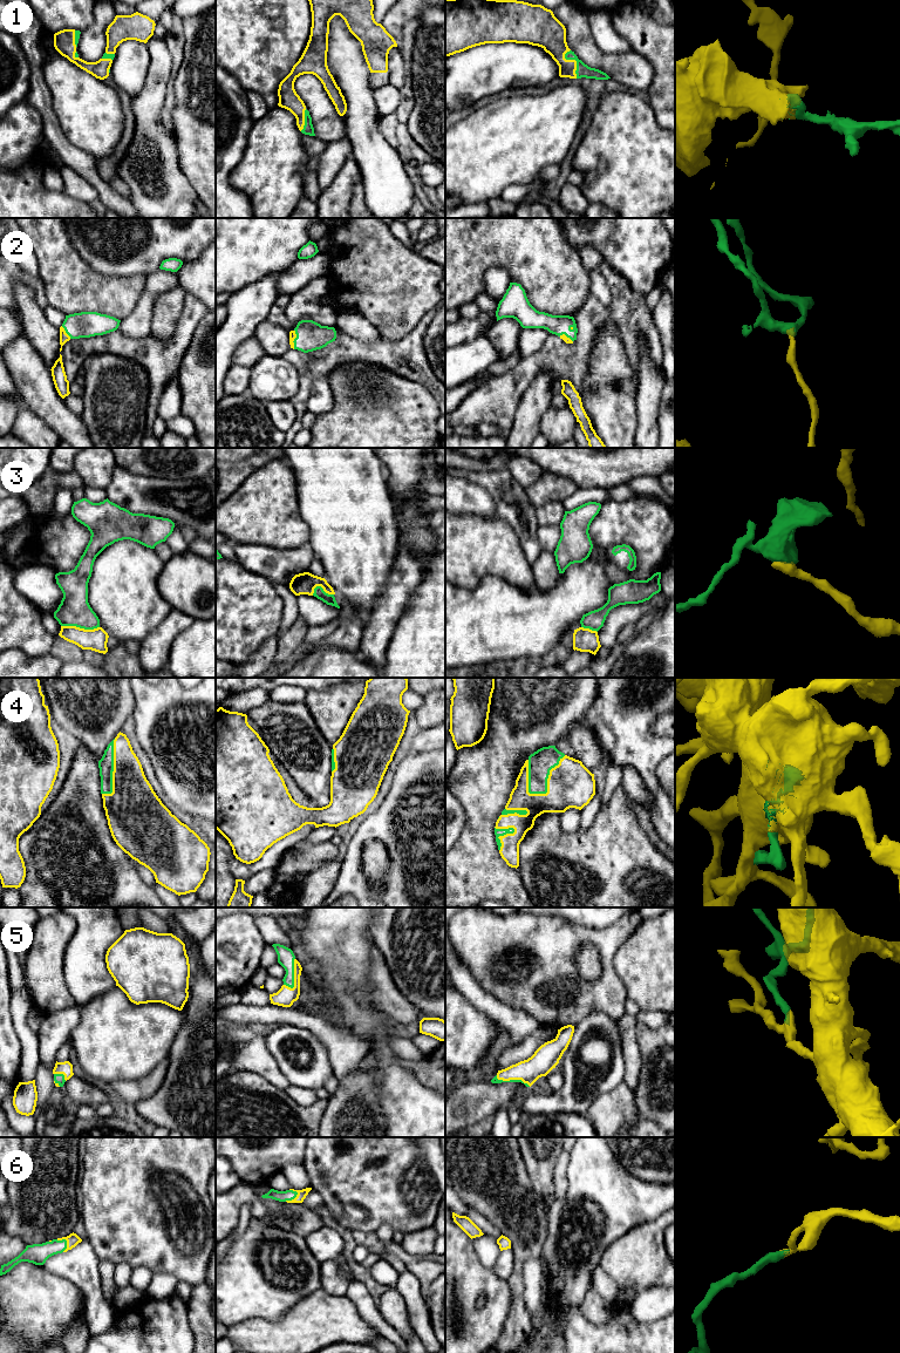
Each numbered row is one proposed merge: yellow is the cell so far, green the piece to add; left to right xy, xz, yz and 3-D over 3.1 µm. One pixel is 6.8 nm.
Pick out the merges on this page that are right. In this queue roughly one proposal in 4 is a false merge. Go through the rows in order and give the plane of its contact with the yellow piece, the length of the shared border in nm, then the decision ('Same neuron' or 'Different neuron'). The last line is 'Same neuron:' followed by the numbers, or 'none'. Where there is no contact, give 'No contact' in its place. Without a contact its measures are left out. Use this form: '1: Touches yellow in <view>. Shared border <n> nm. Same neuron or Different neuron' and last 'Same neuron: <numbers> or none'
1: Touches yellow in yz. Shared border 200 nm. Same neuron
2: Touches yellow in xz. Shared border 140 nm. Same neuron
3: Touches yellow in xy. Shared border 260 nm. Different neuron
4: Touches yellow in yz. Shared border 360 nm. Same neuron
5: Touches yellow in xz. Shared border 220 nm. Same neuron
6: Touches yellow in xz. Shared border 110 nm. Same neuron
Same neuron: 1, 2, 4, 5, 6

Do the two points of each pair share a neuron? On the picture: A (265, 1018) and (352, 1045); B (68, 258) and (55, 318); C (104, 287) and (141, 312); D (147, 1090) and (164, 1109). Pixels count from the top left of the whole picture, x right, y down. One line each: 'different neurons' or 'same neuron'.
A: same neuron
B: different neurons
C: different neurons
D: different neurons

